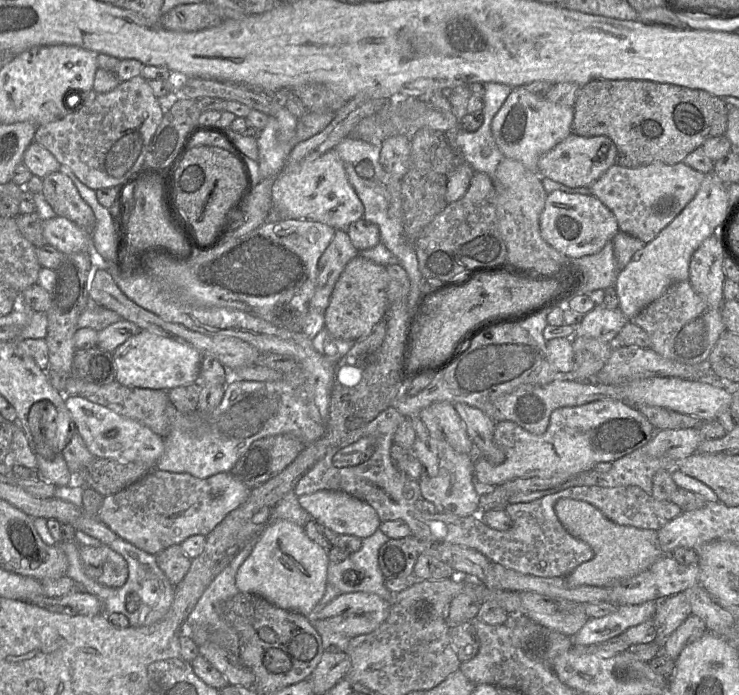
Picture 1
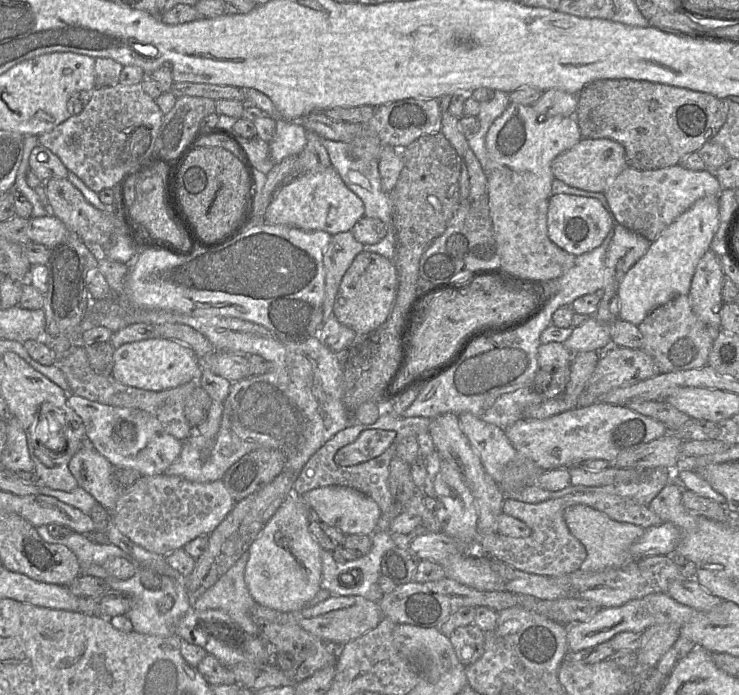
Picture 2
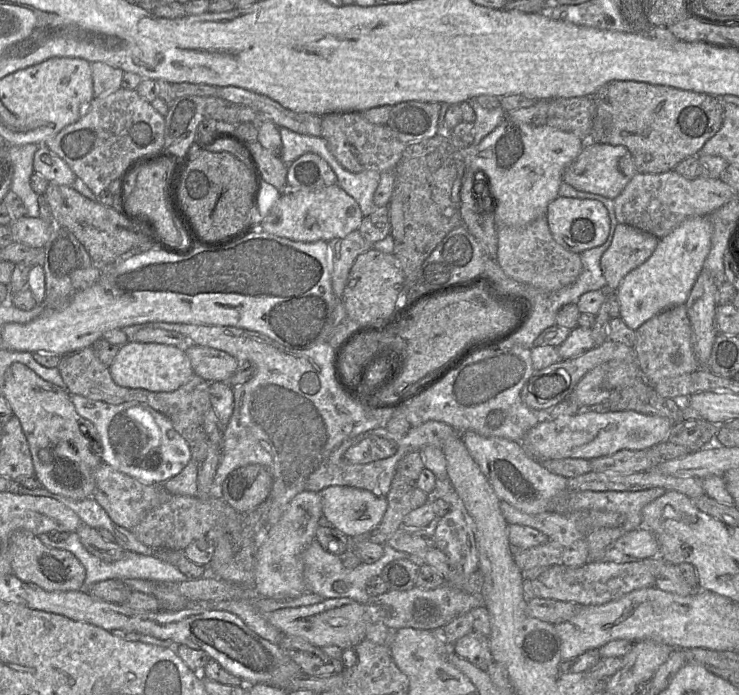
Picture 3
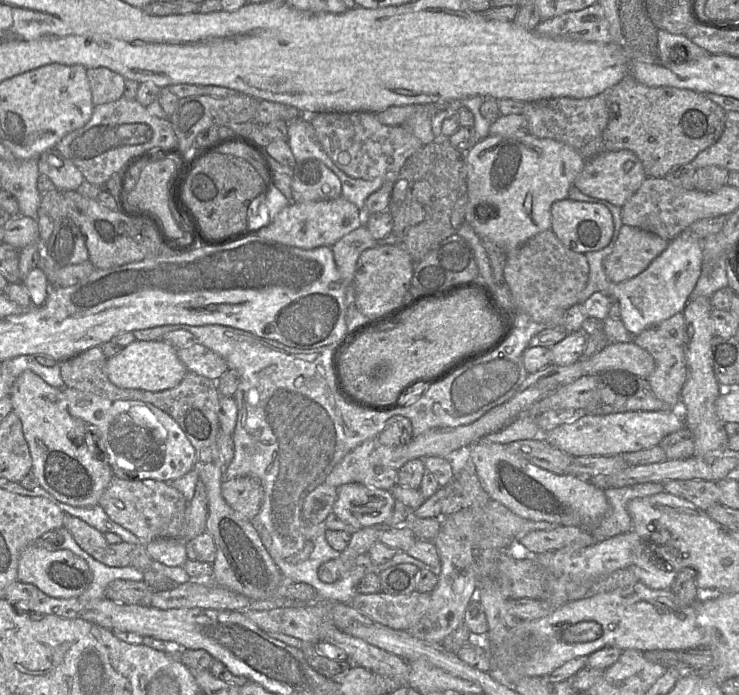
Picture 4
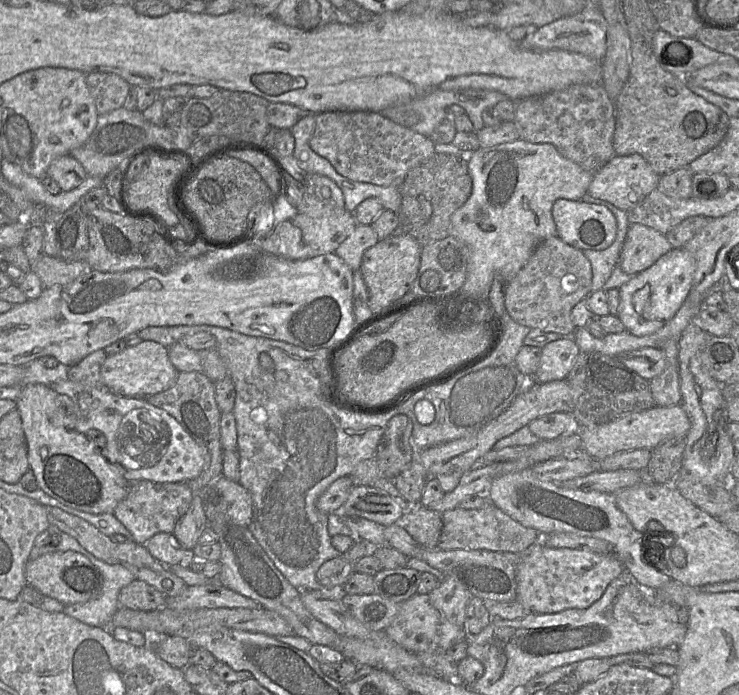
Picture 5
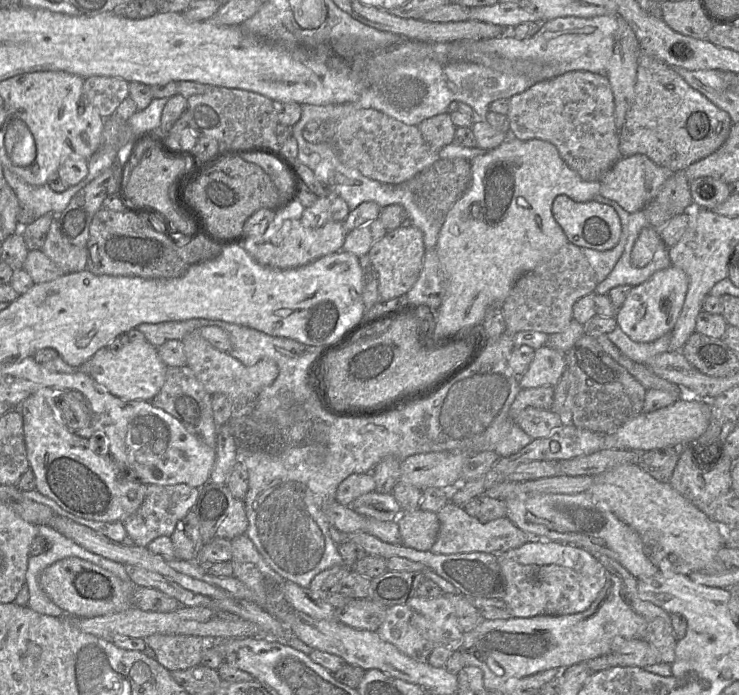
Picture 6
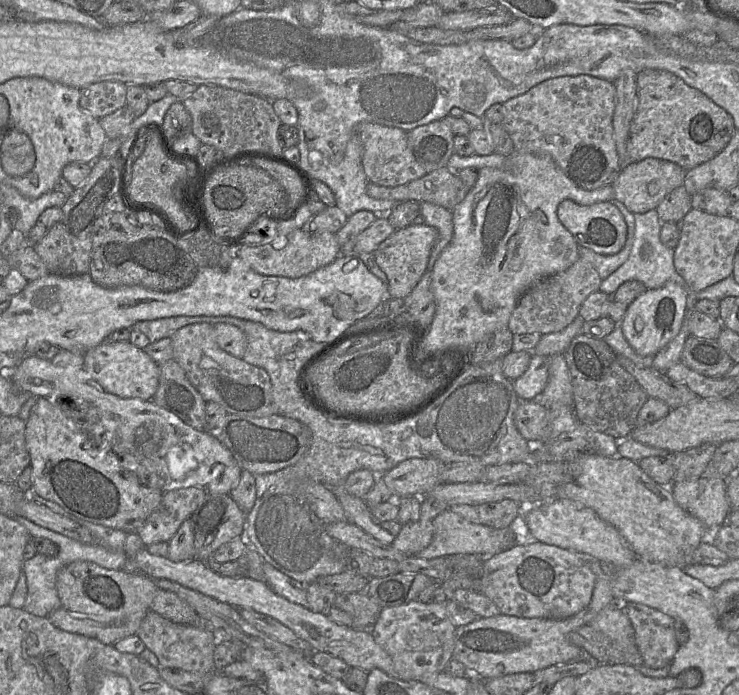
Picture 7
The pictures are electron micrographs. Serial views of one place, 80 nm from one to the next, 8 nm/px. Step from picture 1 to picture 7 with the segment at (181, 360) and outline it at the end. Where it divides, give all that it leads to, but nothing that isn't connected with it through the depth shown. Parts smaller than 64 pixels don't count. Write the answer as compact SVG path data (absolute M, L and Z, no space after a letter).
M105 341L84 354L83 369L104 391L121 398L152 401L159 383L159 365L143 350L129 342Z

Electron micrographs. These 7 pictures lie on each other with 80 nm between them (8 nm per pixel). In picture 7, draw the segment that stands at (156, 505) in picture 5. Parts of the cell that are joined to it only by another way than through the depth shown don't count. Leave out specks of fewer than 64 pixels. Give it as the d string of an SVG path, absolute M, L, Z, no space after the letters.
M203 487L181 488L165 492L161 503L137 531L145 547L169 542L181 524L192 516L208 492Z

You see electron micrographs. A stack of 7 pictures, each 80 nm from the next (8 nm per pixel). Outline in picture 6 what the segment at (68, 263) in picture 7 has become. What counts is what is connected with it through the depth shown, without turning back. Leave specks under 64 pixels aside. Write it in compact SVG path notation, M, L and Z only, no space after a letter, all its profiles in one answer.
M59 222L51 223L47 238L41 251L51 259L64 274L76 273L87 269L87 247L70 244L63 238Z

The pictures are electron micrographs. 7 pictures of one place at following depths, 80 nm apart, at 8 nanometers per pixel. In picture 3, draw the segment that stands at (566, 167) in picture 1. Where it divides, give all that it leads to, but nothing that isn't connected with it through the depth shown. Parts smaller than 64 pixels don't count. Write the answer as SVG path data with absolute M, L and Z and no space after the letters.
M587 142L579 156L565 169L563 181L578 191L614 200L637 173L632 155L625 146Z

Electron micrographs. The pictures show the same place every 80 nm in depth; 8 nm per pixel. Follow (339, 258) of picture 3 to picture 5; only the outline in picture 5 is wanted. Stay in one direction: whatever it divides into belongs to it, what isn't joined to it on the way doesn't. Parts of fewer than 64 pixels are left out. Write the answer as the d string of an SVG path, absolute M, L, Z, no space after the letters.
M357 225L336 249L335 254L354 272L360 269L364 252L378 242L379 238L371 225Z

